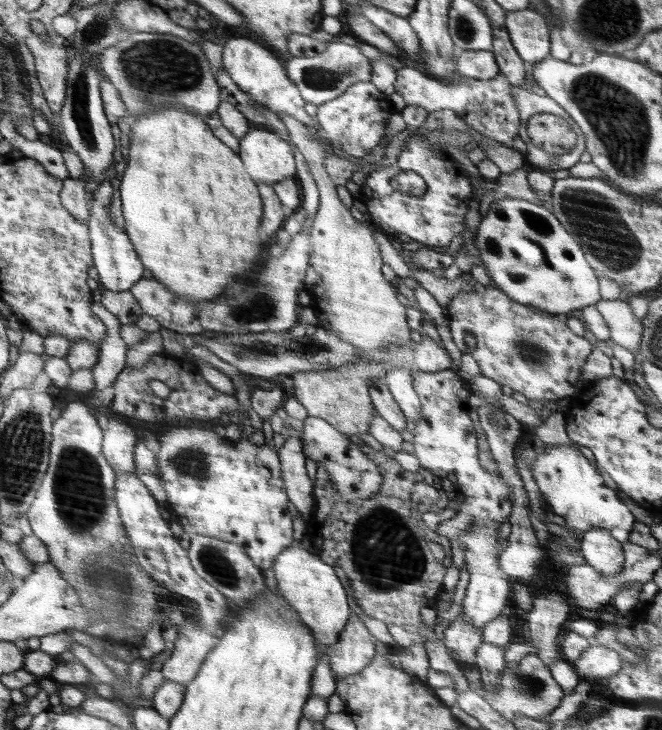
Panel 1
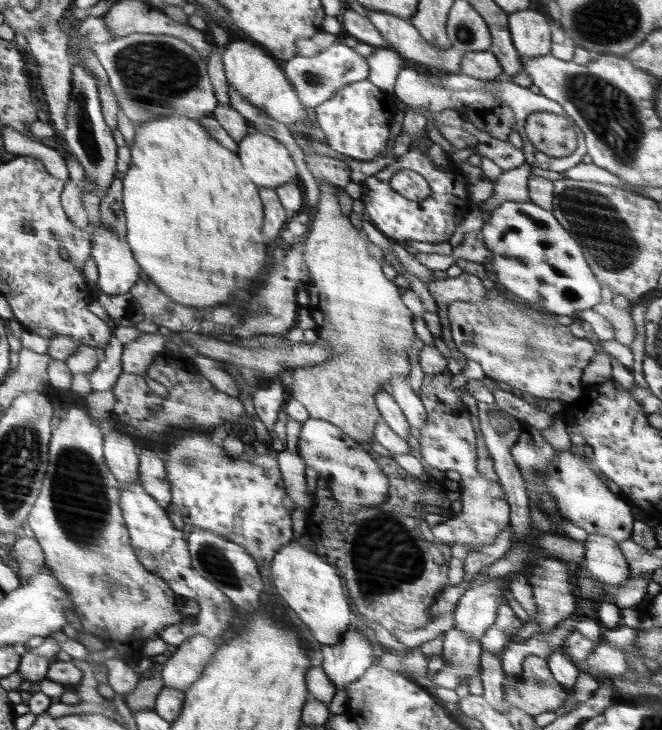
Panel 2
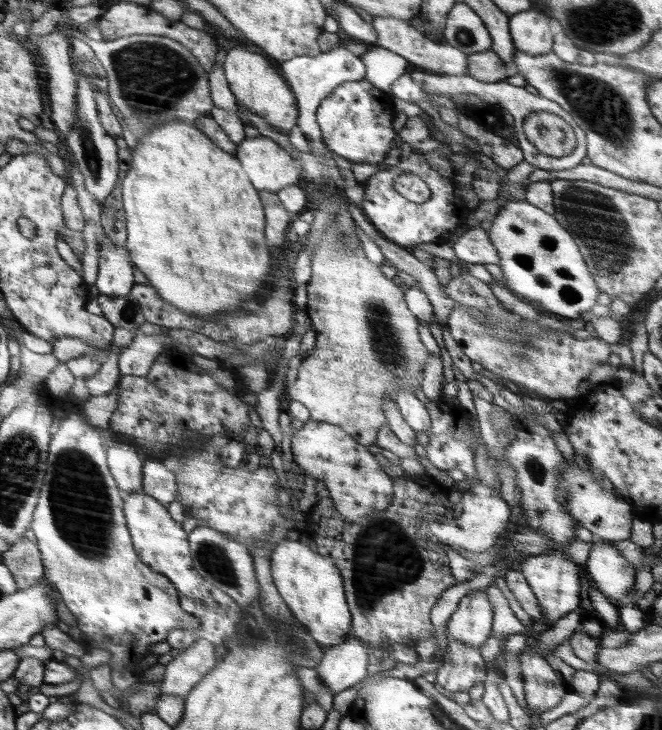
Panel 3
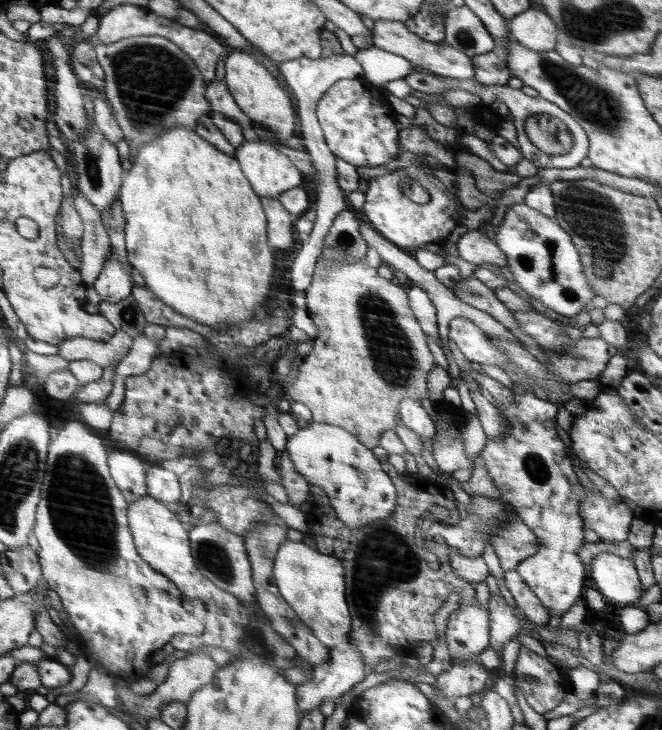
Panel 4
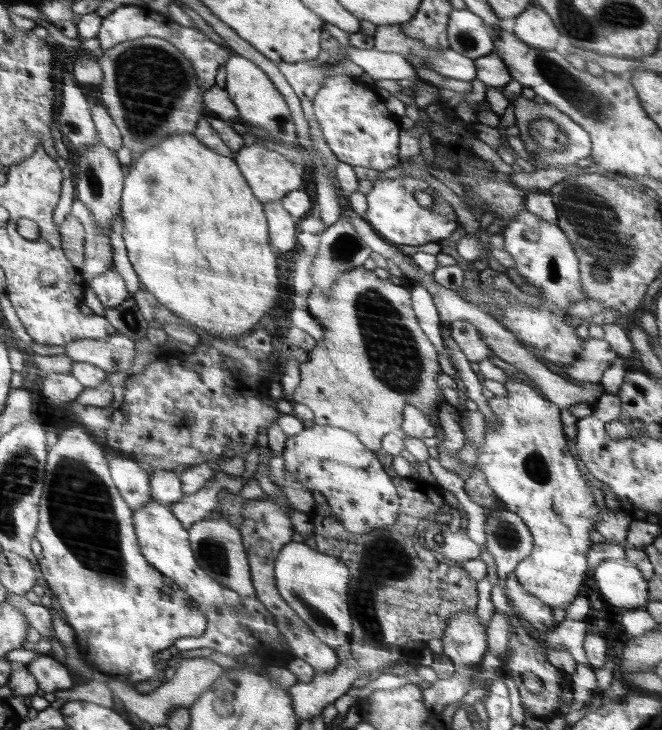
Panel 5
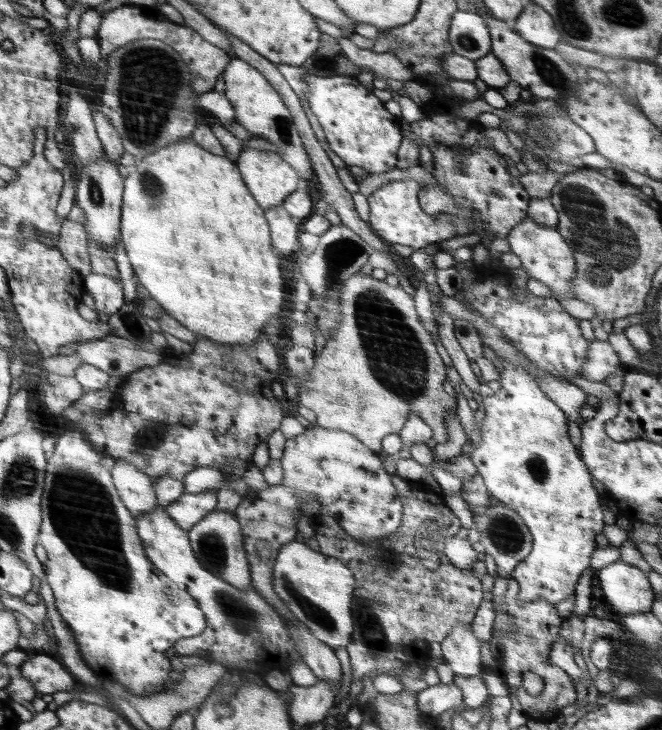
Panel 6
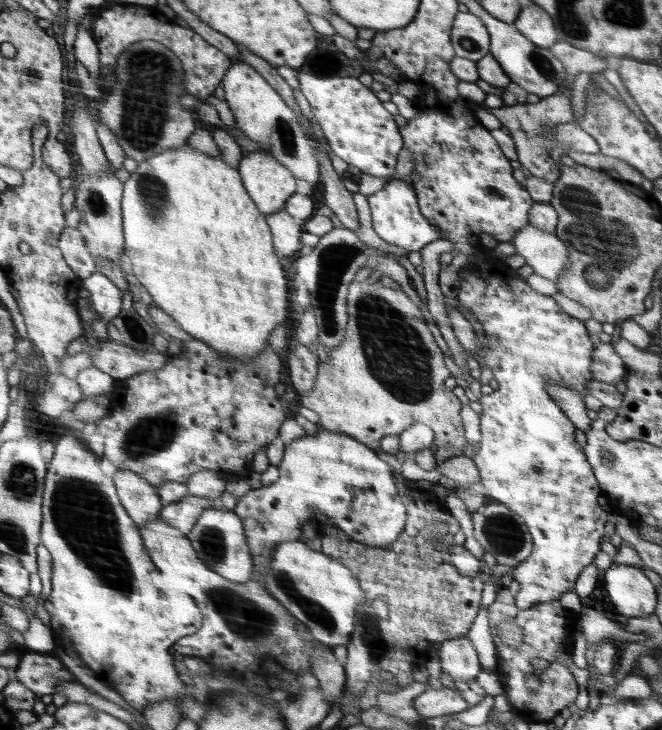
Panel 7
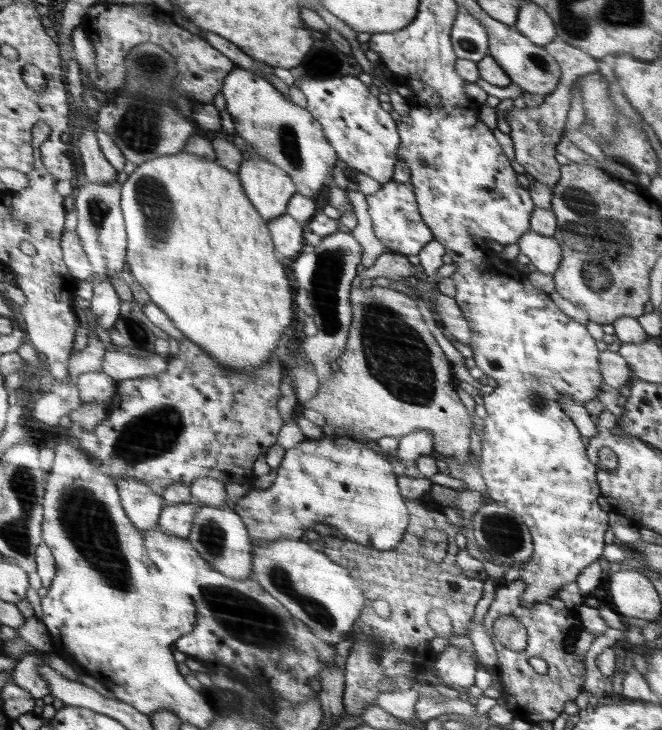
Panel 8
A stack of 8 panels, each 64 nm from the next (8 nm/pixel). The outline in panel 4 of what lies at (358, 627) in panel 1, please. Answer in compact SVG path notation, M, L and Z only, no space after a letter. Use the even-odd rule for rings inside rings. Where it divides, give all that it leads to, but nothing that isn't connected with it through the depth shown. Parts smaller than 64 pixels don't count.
M351 642L345 647L335 647L333 650L330 650L329 662L312 668L312 682L297 686L297 702L300 704L302 714L312 711L312 709L320 708L324 699L338 701L339 697L344 695L344 693L350 691L356 684L364 681L366 679L364 665L360 650L352 646Z

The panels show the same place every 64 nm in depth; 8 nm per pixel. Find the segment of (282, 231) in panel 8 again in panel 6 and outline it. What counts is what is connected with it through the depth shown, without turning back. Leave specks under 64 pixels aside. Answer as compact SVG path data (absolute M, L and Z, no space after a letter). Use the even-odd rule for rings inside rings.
M281 205L266 210L266 219L269 220L270 230L273 232L274 248L282 254L290 254L292 250L300 248L298 224L292 218Z

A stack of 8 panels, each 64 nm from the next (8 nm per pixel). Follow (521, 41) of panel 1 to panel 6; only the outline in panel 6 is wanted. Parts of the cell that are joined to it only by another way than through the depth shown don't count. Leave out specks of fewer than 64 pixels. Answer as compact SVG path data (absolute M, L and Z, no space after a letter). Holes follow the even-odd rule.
M530 4L515 18L514 29L530 44L554 49L558 45L561 35L557 30L554 18L543 7Z

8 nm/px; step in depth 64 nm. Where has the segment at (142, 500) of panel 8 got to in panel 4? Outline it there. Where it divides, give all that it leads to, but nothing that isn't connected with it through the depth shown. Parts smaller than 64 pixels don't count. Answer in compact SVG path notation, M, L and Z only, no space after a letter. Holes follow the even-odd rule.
M111 448L111 473L122 488L126 502L133 502L147 494L145 462L128 449Z

